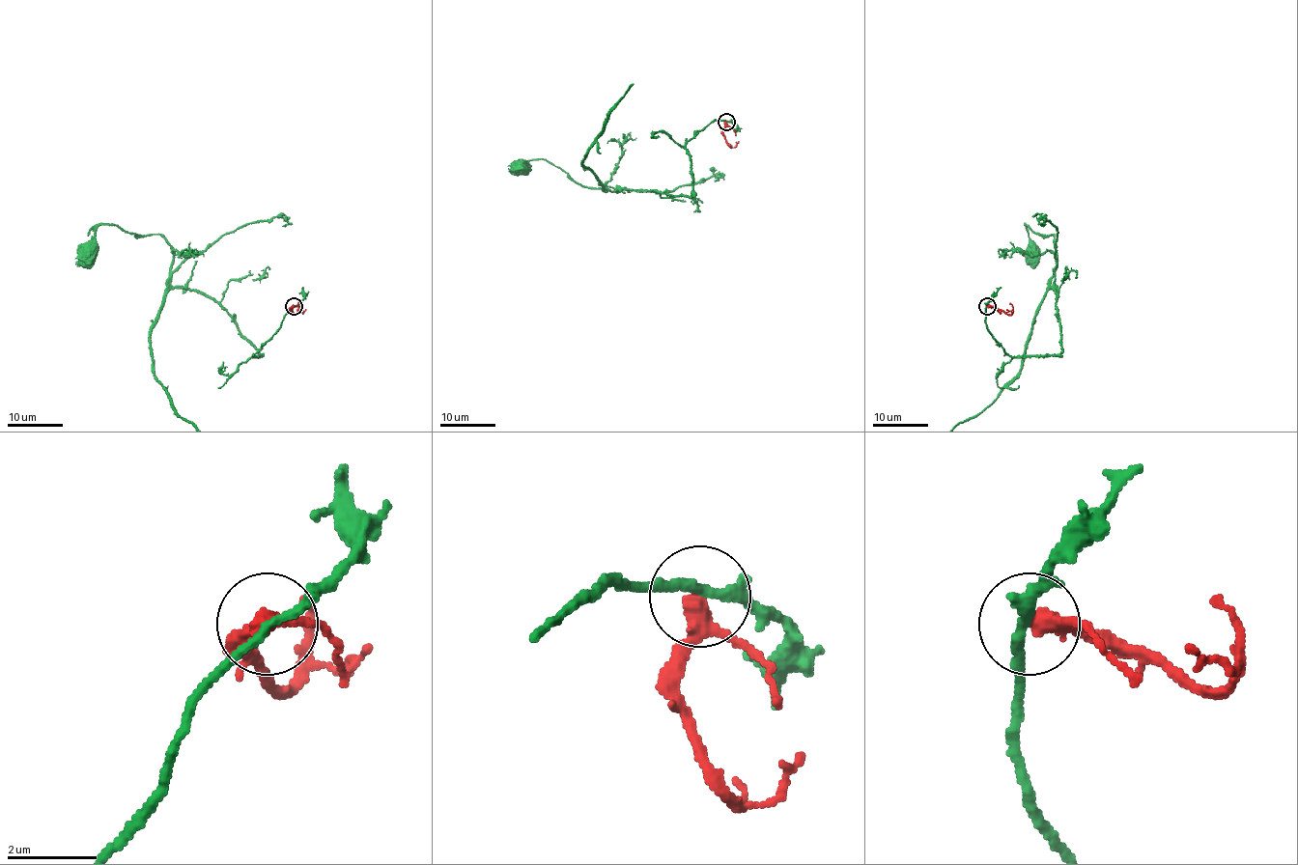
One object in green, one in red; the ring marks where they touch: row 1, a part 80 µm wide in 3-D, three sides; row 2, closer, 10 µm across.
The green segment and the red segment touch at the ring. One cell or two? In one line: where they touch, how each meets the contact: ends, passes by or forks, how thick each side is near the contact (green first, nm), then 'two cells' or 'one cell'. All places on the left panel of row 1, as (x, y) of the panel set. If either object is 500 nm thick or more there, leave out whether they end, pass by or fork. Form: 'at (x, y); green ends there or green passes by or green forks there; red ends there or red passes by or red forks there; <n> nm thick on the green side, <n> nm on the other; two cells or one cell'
at (294, 306); green forks there; red passes by; 160 nm thick on the green side, 320 nm on the other; two cells

